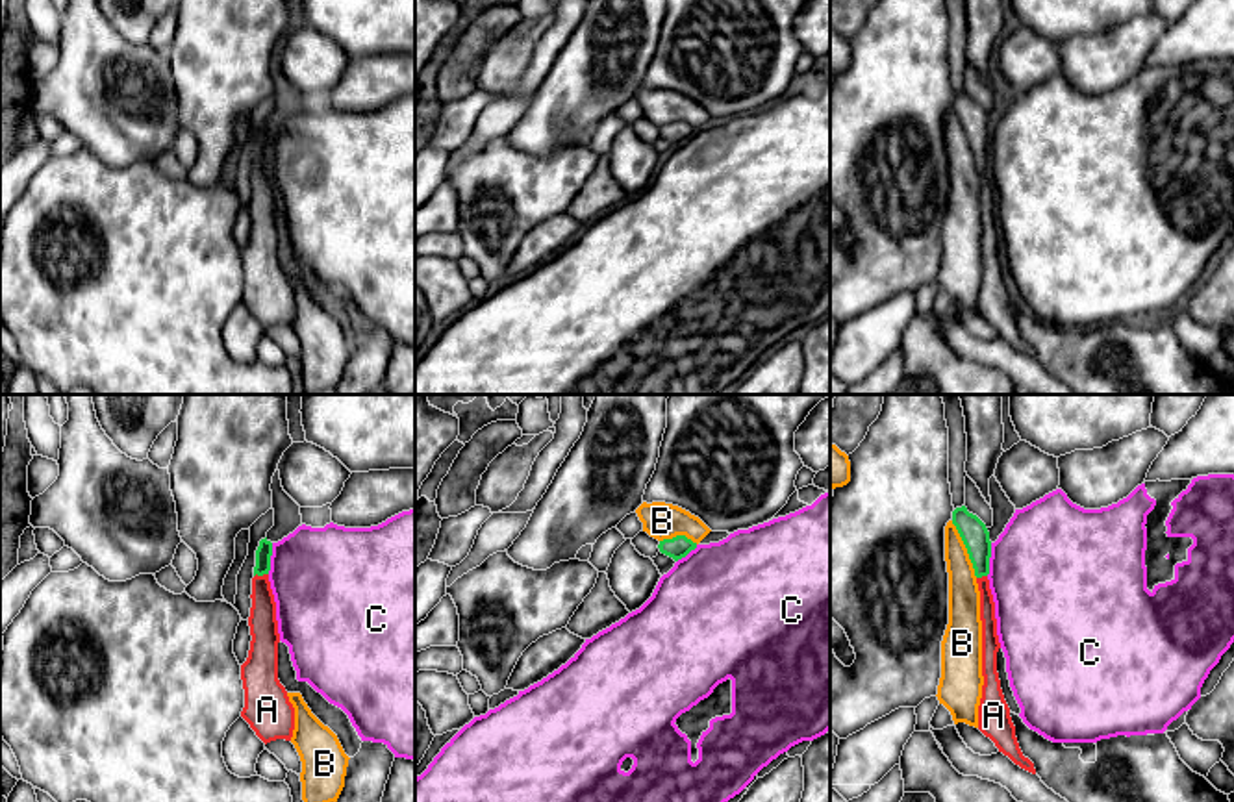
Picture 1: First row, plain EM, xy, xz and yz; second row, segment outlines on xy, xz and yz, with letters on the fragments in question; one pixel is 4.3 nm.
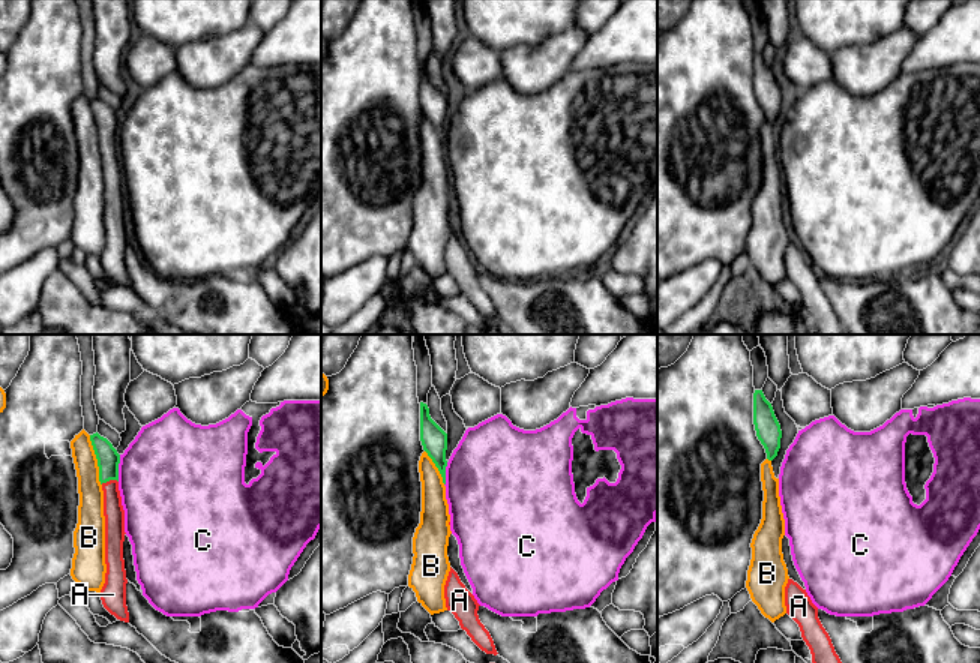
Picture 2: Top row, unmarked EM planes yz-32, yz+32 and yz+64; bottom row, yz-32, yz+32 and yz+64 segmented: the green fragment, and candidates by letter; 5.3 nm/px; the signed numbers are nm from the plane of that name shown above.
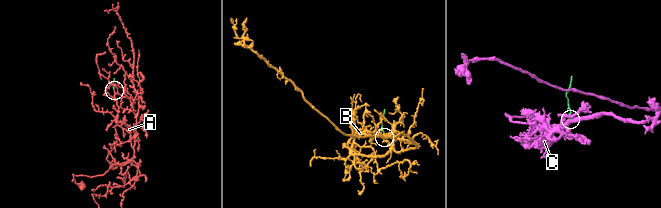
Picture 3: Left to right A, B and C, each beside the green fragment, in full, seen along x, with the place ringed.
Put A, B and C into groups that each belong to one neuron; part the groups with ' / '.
A / B / C

